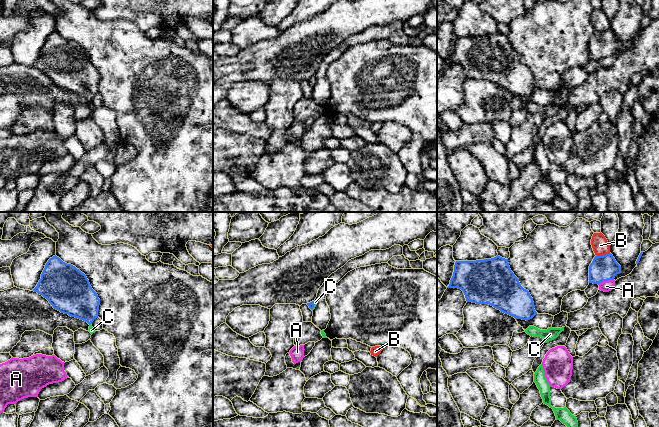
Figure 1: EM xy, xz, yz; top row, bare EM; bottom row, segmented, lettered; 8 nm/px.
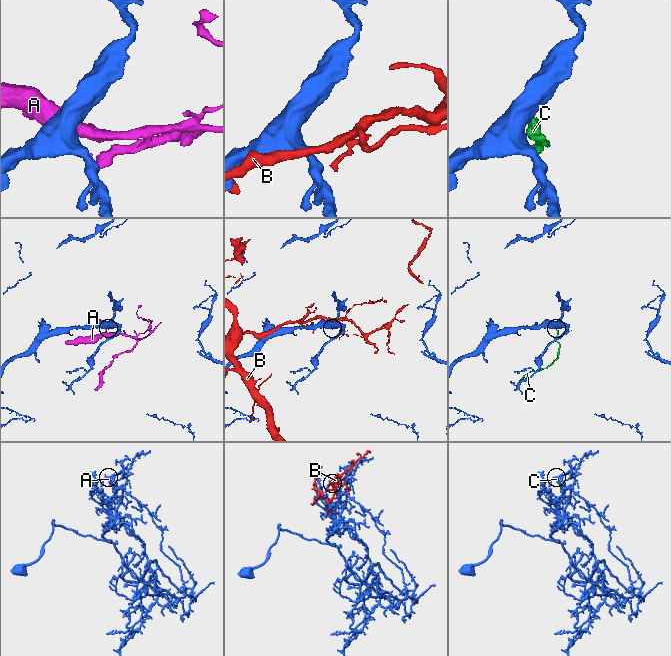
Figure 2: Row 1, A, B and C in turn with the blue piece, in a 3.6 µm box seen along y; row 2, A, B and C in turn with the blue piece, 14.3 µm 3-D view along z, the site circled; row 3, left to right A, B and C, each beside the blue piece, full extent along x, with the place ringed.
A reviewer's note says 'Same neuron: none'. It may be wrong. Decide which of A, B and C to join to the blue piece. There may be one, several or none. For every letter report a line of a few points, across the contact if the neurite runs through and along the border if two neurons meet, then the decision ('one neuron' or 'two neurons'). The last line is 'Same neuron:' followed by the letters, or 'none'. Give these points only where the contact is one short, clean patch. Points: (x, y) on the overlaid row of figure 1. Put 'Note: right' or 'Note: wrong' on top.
Note: wrong
A: line yz (613, 279), (608, 279), (598, 284); two neurons
B: two neurons
C: line xz (311, 305), (314, 304), (315, 302); one neuron
Same neuron: C

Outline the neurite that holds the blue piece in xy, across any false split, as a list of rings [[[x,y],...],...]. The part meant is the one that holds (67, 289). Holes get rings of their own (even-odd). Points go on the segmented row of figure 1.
[[[56,255],[46,263],[33,291],[46,298],[54,309],[89,325],[98,317],[100,299],[86,275]]]

